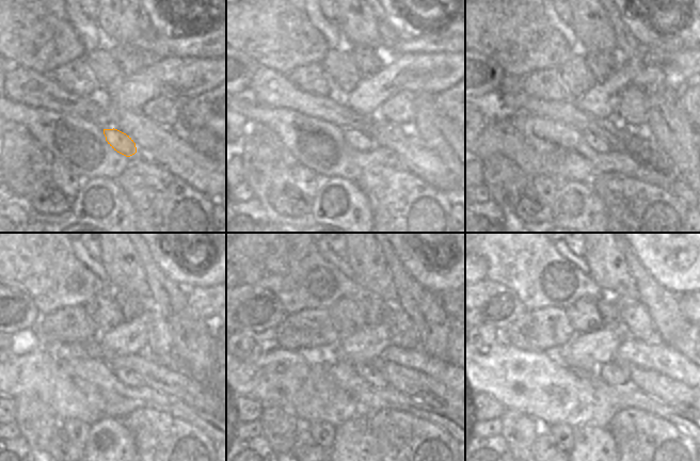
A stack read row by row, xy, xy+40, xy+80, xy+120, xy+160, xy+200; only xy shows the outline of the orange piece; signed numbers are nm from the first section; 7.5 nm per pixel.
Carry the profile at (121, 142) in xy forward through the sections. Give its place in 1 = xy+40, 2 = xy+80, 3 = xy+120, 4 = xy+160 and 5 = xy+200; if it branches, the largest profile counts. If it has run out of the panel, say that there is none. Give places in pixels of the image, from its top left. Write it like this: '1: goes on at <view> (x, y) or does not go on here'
1: goes on at xy+40 (358, 140)
2: goes on at xy+80 (602, 142)
3: goes on at xy+120 (128, 377)
4: goes on at xy+160 (366, 371)
5: goes on at xy+200 (614, 372)

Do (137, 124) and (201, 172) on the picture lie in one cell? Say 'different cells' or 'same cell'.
same cell

